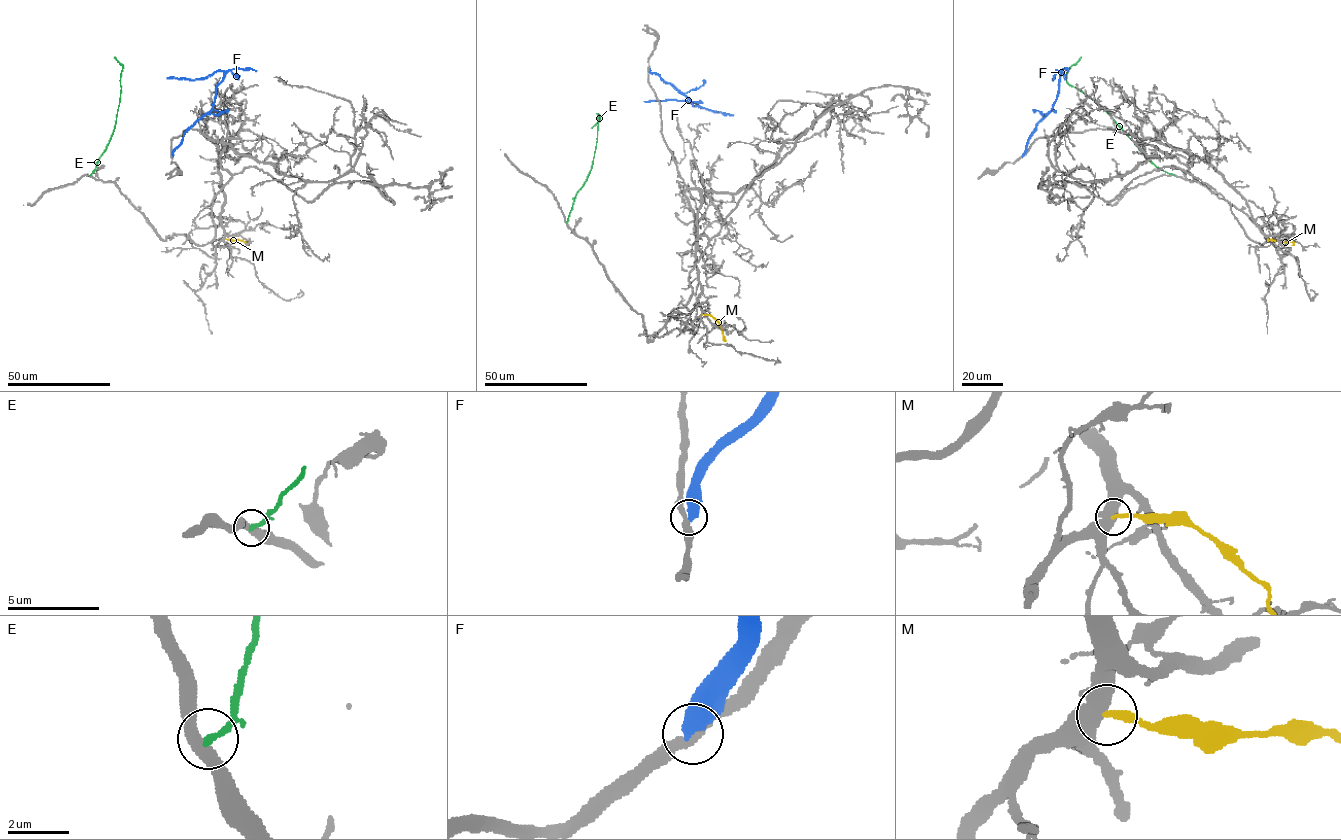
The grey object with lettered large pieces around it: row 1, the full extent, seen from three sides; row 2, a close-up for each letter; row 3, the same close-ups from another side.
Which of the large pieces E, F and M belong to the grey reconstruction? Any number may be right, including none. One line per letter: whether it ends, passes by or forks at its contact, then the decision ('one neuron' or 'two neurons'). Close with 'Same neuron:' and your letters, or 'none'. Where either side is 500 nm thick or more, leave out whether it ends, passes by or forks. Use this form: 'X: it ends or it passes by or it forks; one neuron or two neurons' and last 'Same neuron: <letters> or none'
E: it ends; two neurons
F: two neurons
M: two neurons
Same neuron: none

